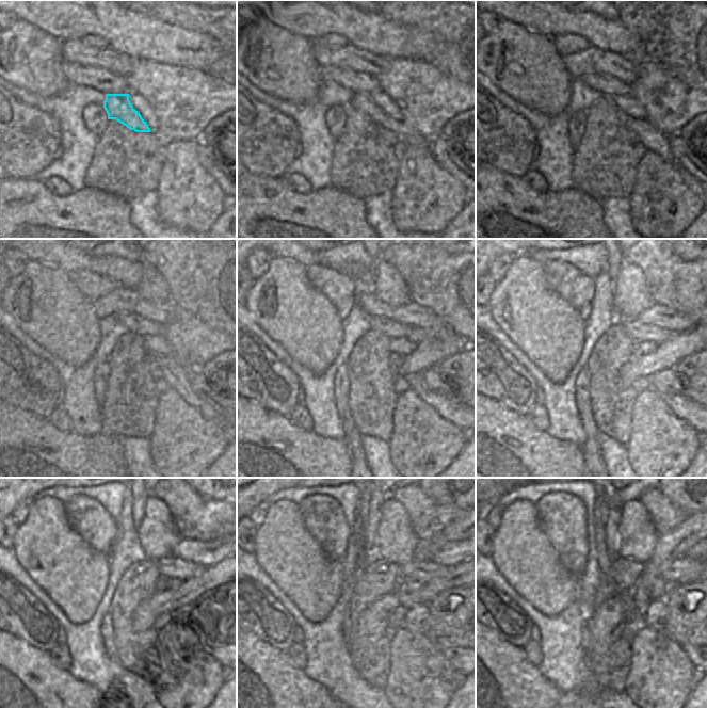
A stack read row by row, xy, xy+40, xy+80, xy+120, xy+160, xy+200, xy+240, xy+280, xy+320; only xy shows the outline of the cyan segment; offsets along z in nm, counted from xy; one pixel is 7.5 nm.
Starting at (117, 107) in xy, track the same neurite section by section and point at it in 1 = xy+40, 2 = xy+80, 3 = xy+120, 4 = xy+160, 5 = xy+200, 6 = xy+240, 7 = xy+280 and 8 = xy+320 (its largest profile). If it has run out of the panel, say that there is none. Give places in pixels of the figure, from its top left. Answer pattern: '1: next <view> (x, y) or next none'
1: next xy+40 (407, 135)
2: next xy+80 (655, 141)
3: next xy+120 (172, 371)
4: next xy+160 (450, 409)
5: next xy+200 (692, 413)
6: next xy+240 (214, 653)
7: next xy+280 (453, 654)
8: next xy+320 (692, 652)

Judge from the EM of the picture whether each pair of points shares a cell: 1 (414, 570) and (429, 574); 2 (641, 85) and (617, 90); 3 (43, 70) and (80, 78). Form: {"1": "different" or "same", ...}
{"1": "same", "2": "different", "3": "different"}

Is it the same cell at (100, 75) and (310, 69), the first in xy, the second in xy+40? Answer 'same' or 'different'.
different

